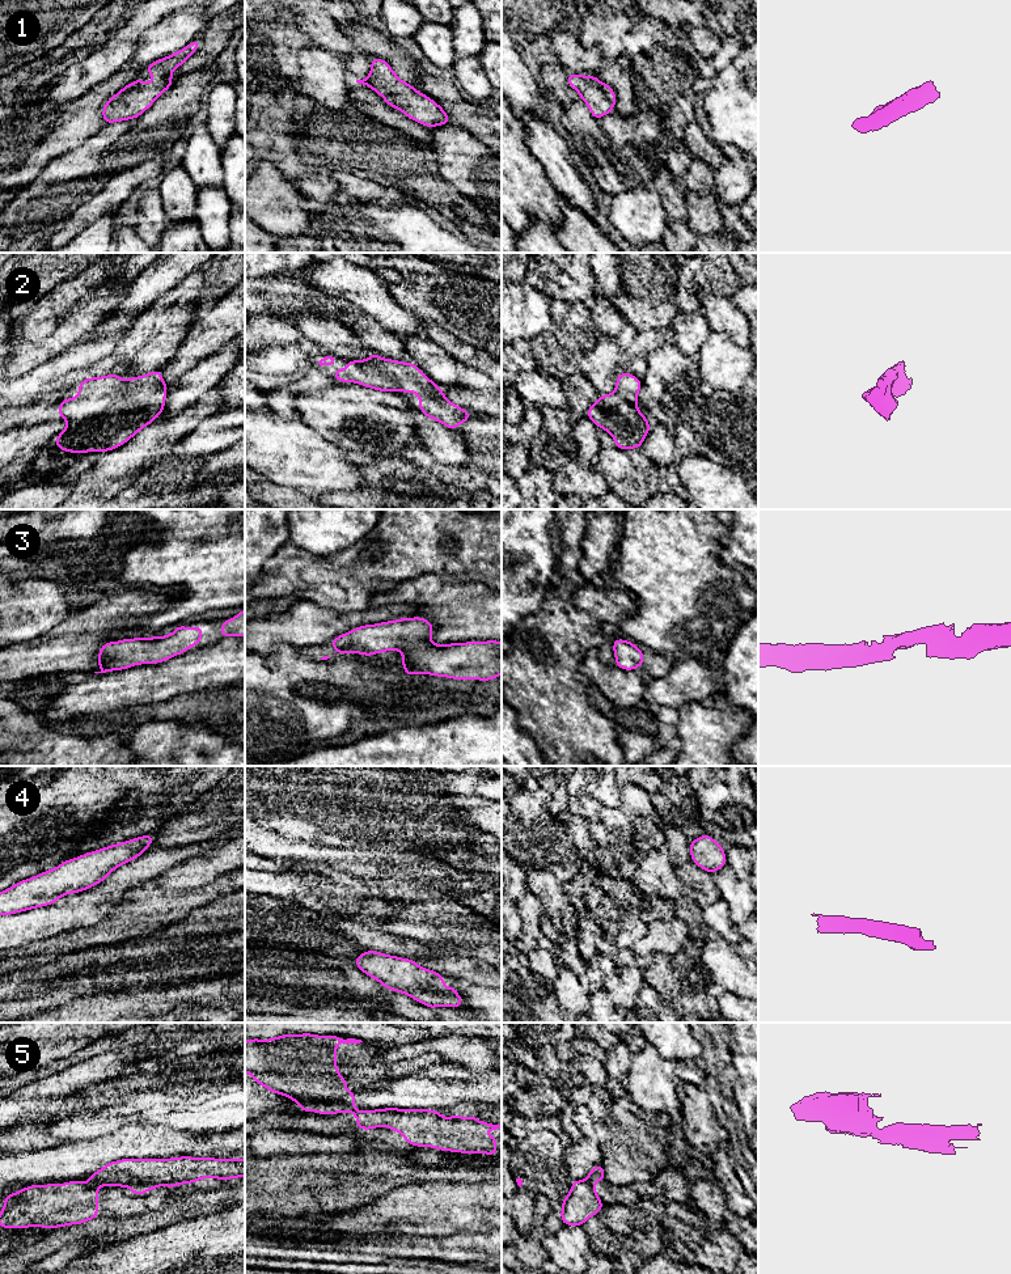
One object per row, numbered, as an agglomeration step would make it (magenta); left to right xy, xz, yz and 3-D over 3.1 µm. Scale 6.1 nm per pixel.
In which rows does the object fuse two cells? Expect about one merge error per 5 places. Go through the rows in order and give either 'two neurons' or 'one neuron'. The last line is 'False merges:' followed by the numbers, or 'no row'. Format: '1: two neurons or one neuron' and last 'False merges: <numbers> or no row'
1: one neuron
2: one neuron
3: one neuron
4: one neuron
5: two neurons
False merges: 5

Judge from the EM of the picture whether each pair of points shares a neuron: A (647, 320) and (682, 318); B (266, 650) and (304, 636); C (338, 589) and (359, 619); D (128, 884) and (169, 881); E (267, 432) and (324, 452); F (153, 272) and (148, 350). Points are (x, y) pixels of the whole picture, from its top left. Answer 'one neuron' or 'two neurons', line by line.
A: two neurons
B: one neuron
C: two neurons
D: two neurons
E: one neuron
F: two neurons

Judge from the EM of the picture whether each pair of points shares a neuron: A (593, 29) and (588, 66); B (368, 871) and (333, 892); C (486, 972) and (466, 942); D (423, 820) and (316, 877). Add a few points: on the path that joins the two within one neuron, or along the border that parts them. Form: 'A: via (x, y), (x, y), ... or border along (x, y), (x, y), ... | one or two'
A: border along (579, 34), (584, 46), (596, 46), (605, 59) | two
B: border along (349, 872), (363, 880) | two
C: border along (448, 952), (456, 956), (477, 957), (487, 964) | two
D: border along (312, 864), (341, 870), (347, 873) | two

